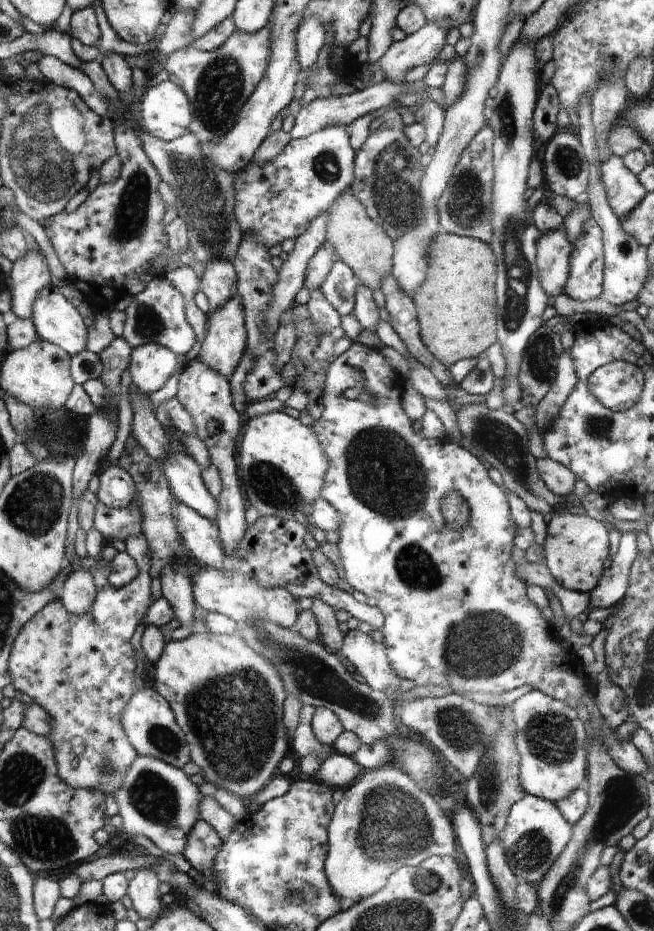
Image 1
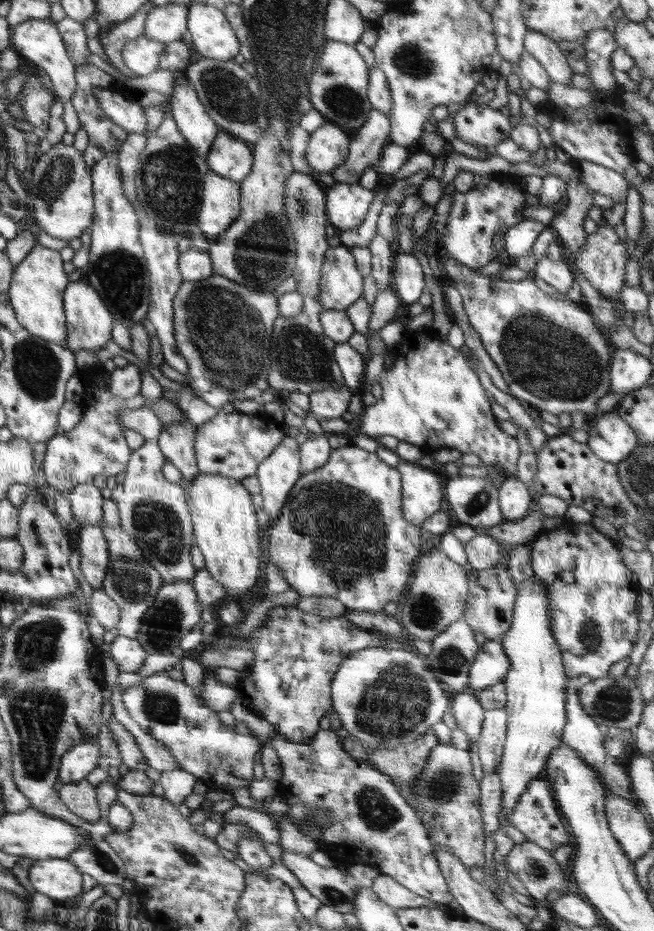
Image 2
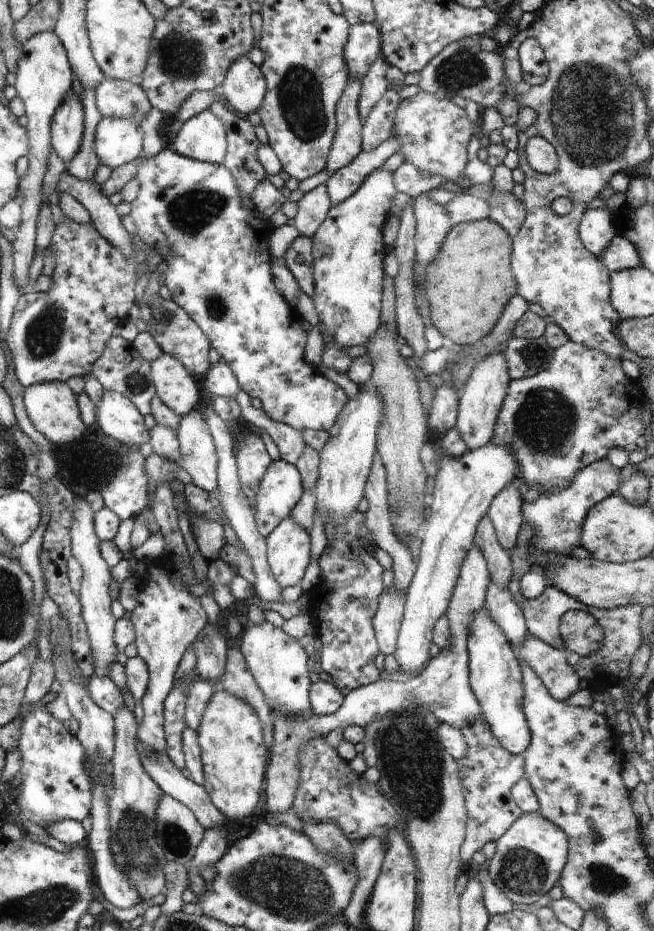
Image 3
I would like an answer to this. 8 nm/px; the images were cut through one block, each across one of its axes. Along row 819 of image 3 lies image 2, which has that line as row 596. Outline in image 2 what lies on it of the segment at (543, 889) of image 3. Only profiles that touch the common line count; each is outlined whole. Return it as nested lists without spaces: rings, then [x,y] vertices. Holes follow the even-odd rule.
[[[534,577],[532,590],[520,590],[513,613],[510,631],[500,640],[510,659],[510,670],[503,683],[506,688],[508,724],[501,762],[498,768],[502,784],[501,809],[504,822],[514,812],[526,786],[537,780],[545,769],[550,753],[560,743],[566,725],[565,684],[566,670],[562,652],[549,630],[547,599],[541,583]]]

